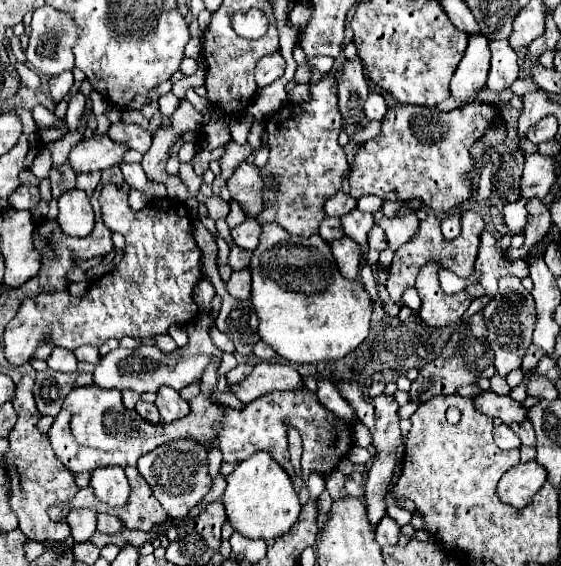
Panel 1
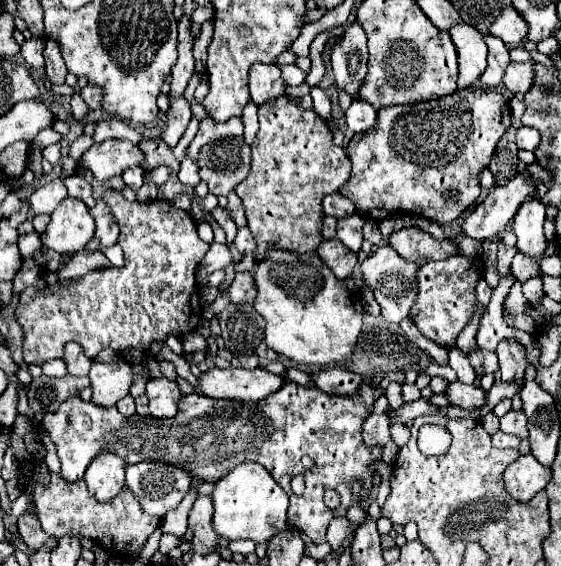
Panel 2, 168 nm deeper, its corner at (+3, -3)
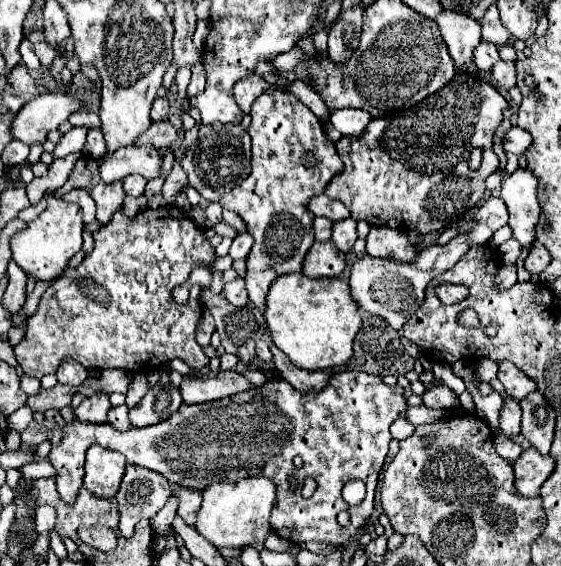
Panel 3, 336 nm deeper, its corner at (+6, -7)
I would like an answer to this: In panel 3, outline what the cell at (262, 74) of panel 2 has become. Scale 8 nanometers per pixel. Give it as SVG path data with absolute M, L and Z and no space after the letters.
M248 75L244 79L240 79L236 85L234 85L234 99L236 103L240 105L240 109L244 113L250 113L250 107L254 103L256 97L260 97L266 89L268 89L268 81L262 77L262 75Z

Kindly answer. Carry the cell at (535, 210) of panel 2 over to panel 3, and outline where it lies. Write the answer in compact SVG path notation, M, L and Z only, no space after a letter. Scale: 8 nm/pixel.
M518 169L504 179L500 189L500 197L508 205L512 235L524 247L532 247L536 241L536 225L540 219L536 185L538 181L528 169Z

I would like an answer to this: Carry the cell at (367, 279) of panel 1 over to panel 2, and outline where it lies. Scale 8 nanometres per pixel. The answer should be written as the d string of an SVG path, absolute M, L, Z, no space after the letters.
M353 213L351 217L339 219L339 225L337 225L337 237L355 253L361 251L361 243L363 243L361 229L363 229L363 223L365 223L363 215Z

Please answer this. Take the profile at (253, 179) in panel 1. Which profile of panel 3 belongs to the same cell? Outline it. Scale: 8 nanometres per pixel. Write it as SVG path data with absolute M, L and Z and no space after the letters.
M224 211L224 221L226 221L228 225L232 225L238 233L244 233L244 231L246 231L246 225L244 225L244 221L242 221L242 217L240 217L238 213Z

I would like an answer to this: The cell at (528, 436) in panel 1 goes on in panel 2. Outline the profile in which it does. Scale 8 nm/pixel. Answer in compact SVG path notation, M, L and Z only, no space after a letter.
M509 411L507 415L501 417L501 431L503 433L511 433L511 435L517 435L521 439L527 439L527 419L525 419L525 413L523 411Z

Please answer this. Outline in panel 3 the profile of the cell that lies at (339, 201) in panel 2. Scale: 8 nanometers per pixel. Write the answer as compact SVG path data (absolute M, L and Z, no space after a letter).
M324 193L314 197L308 205L308 209L314 213L314 215L320 215L320 217L328 217L330 221L340 221L340 219L348 219L350 213L346 209L344 203L340 201L334 201L334 199L328 199Z

